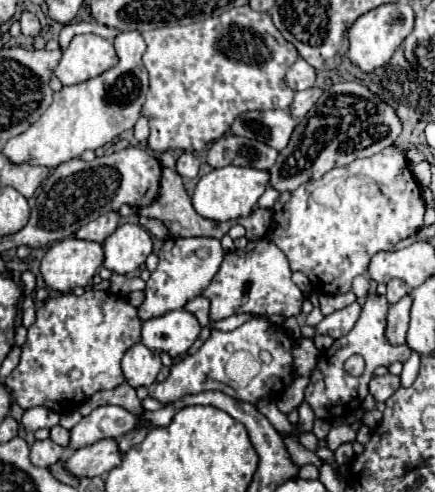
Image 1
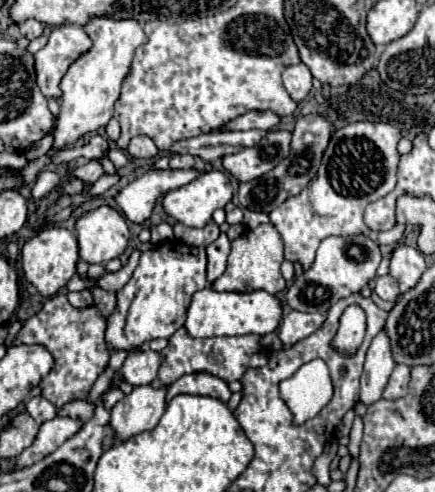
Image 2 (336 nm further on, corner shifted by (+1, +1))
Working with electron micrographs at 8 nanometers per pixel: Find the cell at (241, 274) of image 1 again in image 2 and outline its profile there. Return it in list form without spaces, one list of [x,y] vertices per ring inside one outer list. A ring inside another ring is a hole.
[[[260,224],[258,228],[238,236],[232,242],[232,252],[228,256],[226,272],[216,280],[216,284],[212,284],[212,288],[216,292],[256,292],[256,290],[264,290],[264,292],[276,296],[278,292],[286,290],[286,282],[280,274],[280,264],[284,262],[282,248],[284,246],[282,246],[280,234],[276,232],[276,228],[272,228],[272,224]]]

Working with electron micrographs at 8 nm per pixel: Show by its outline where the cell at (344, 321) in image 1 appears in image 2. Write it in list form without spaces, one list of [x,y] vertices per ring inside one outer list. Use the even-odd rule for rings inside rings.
[[[288,310],[282,318],[282,326],[278,328],[278,336],[284,342],[284,346],[292,346],[292,344],[308,338],[310,334],[314,334],[324,324],[324,320],[326,320],[326,316],[320,312],[308,314],[308,312]]]

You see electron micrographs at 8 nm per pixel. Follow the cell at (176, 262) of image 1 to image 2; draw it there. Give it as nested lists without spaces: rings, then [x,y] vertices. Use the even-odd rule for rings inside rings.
[[[172,240],[160,244],[158,248],[146,250],[140,256],[132,278],[122,290],[118,290],[116,310],[108,316],[108,346],[130,350],[154,338],[170,338],[184,324],[192,294],[206,286],[206,252],[202,246],[196,248]]]

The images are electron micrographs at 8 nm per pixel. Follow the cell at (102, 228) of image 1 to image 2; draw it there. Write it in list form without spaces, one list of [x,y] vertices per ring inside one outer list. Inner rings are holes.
[[[148,170],[122,188],[114,200],[130,222],[140,224],[150,218],[160,196],[192,182],[196,176],[196,170]]]

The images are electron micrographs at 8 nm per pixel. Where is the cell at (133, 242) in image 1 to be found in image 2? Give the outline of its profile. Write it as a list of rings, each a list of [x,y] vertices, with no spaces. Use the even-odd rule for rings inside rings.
[[[102,206],[84,214],[76,222],[76,232],[80,258],[88,264],[102,264],[120,258],[130,240],[126,220],[110,206]]]

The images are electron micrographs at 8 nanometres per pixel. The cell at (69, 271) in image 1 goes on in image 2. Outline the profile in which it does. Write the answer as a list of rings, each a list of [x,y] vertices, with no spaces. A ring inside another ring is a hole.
[[[48,226],[48,228],[42,228],[34,238],[30,238],[22,252],[22,270],[24,270],[24,276],[30,284],[36,286],[36,290],[50,298],[54,294],[58,294],[60,290],[66,288],[68,280],[76,274],[76,264],[78,264],[78,238],[74,232],[62,228],[62,226]]]

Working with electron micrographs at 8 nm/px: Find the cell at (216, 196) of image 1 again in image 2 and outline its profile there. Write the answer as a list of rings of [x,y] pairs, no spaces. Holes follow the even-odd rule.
[[[206,172],[194,182],[164,196],[164,210],[178,222],[202,228],[212,220],[212,212],[232,200],[234,188],[224,172]]]

